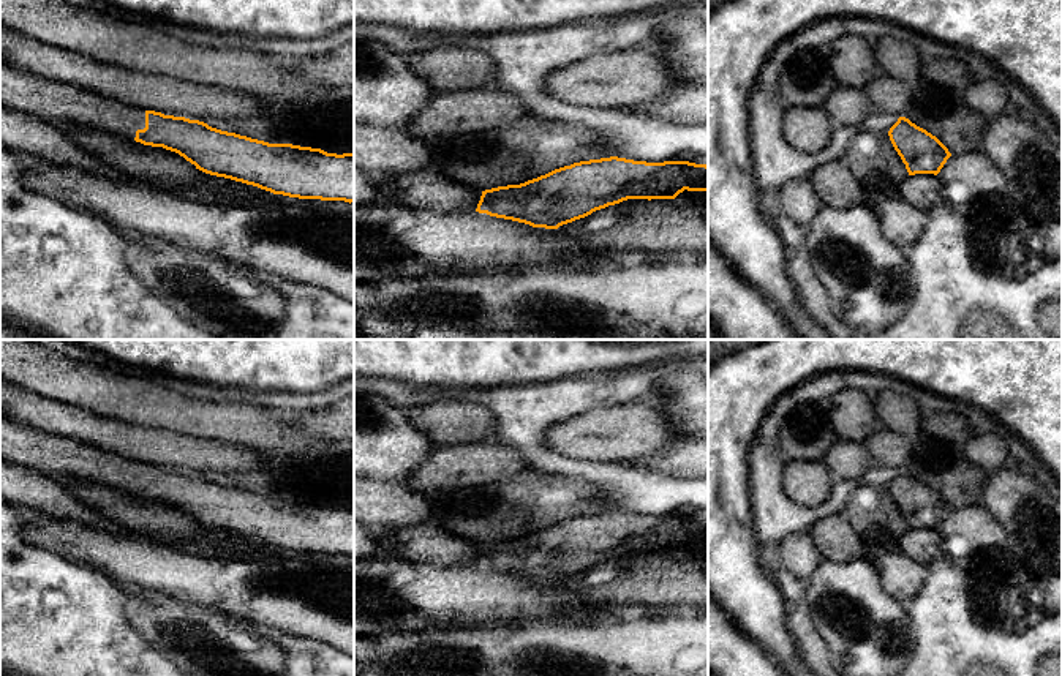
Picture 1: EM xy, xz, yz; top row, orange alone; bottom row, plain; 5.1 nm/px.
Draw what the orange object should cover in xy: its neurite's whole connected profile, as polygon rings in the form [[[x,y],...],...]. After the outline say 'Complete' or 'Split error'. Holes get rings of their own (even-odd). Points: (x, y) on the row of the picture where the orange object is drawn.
[[[2,62],[0,106],[35,115],[54,125],[68,120],[106,133],[122,134],[144,145],[163,147],[179,153],[205,174],[253,185],[273,194],[354,202],[354,153],[337,155],[292,144],[269,144],[212,128],[199,120],[164,115],[125,104],[92,90],[46,79]]]. Split error

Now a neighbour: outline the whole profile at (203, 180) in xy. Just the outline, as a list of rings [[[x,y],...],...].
[[[62,120],[55,126],[79,148],[125,175],[130,182],[171,191],[185,186],[198,190],[232,188],[243,196],[261,188],[199,171],[175,152],[136,142],[122,134],[106,133]]]

